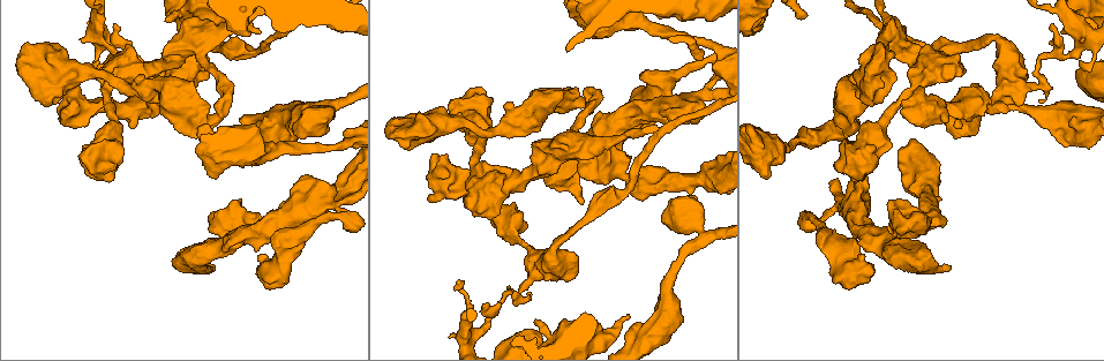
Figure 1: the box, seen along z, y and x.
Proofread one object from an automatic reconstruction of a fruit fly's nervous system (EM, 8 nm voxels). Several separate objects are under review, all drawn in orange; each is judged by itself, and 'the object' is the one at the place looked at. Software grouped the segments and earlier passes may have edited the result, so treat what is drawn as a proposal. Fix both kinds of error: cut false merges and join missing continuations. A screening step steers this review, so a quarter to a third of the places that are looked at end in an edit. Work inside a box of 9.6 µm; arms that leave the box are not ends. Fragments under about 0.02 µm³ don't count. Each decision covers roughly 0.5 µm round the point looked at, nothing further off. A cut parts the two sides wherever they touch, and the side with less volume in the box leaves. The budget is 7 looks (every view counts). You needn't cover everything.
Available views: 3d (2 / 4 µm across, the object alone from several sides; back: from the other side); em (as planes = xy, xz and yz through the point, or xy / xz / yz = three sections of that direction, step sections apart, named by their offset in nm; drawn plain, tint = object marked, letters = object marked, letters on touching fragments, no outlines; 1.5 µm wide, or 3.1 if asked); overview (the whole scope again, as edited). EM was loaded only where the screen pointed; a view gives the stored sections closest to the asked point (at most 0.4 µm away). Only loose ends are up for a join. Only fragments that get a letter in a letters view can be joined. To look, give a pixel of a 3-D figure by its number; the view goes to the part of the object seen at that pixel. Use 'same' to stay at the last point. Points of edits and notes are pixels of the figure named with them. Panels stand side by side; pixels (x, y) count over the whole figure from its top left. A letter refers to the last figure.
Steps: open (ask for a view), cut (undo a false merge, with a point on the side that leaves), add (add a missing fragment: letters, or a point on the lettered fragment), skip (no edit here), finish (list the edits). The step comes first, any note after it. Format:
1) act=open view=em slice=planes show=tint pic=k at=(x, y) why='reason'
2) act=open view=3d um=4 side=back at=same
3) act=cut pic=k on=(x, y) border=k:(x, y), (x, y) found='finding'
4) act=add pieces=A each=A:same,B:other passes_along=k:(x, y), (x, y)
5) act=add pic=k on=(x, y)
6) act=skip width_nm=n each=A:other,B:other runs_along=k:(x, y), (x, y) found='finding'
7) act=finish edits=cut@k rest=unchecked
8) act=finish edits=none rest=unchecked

act=open view=em slice=xz step=4 show=letters pic=1 at=(627, 320) why='branch stops here'

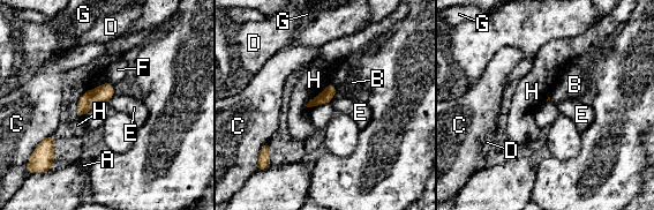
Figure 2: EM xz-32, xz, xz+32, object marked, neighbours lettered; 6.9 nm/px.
act=open view=em slice=planes show=letters at=same

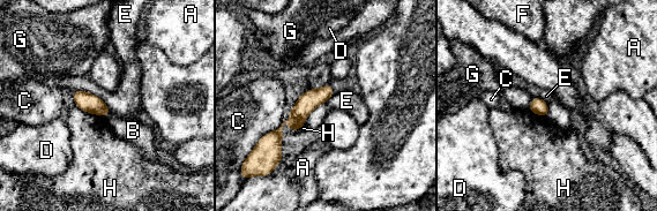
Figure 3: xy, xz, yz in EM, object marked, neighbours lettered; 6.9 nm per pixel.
act=skip each=A:other,B:other,C:other,D:other,E:other,F:other,G:other,H:other border=3:(73, 89), (96, 95), (111, 112) found='no lettered fragment goes on from it'

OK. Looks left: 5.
act=open view=em slice=xy step=8 show=tint pic=1 at=(225, 97) why='sharp bend'

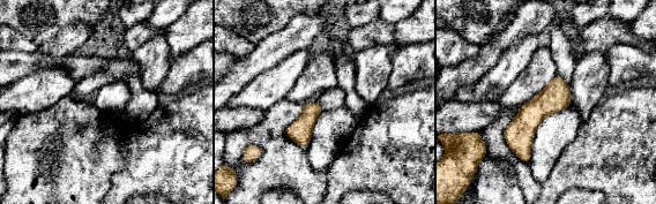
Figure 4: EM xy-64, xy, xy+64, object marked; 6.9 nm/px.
act=open view=em slice=planes show=letters at=same why='cut it another way'

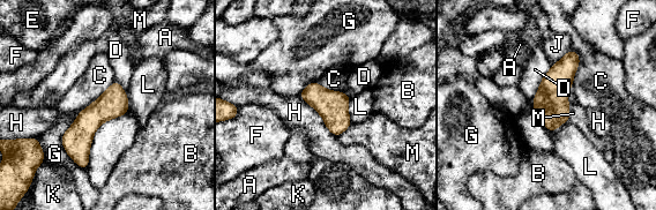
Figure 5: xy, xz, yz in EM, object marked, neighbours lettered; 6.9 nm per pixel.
act=skip each=A:other,B:other,C:other,D:other,E:other,F:other,G:other,H:other,J:other,K:other,L:other,M:other runs_along=5:(116, 84), (82, 129), (83, 165) found='continuous, no second neuron'

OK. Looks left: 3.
act=open view=em slice=planes show=letters pic=1 at=(828, 217) why='sharp bend'

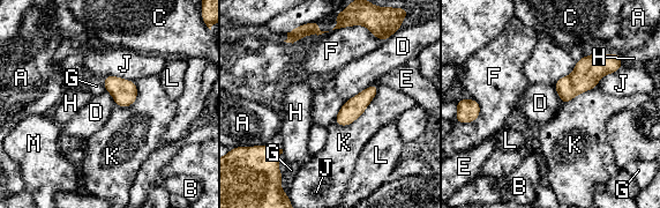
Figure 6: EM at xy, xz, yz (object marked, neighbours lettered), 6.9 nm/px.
act=skip each=A:other,B:other,C:other,D:other,E:other,F:other,G:other,H:other,J:other,K:other,L:other,M:other runs_along=6:(374, 87), (338, 120) found='one neuron here'

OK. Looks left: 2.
act=finish edits=none rest=unchecked

